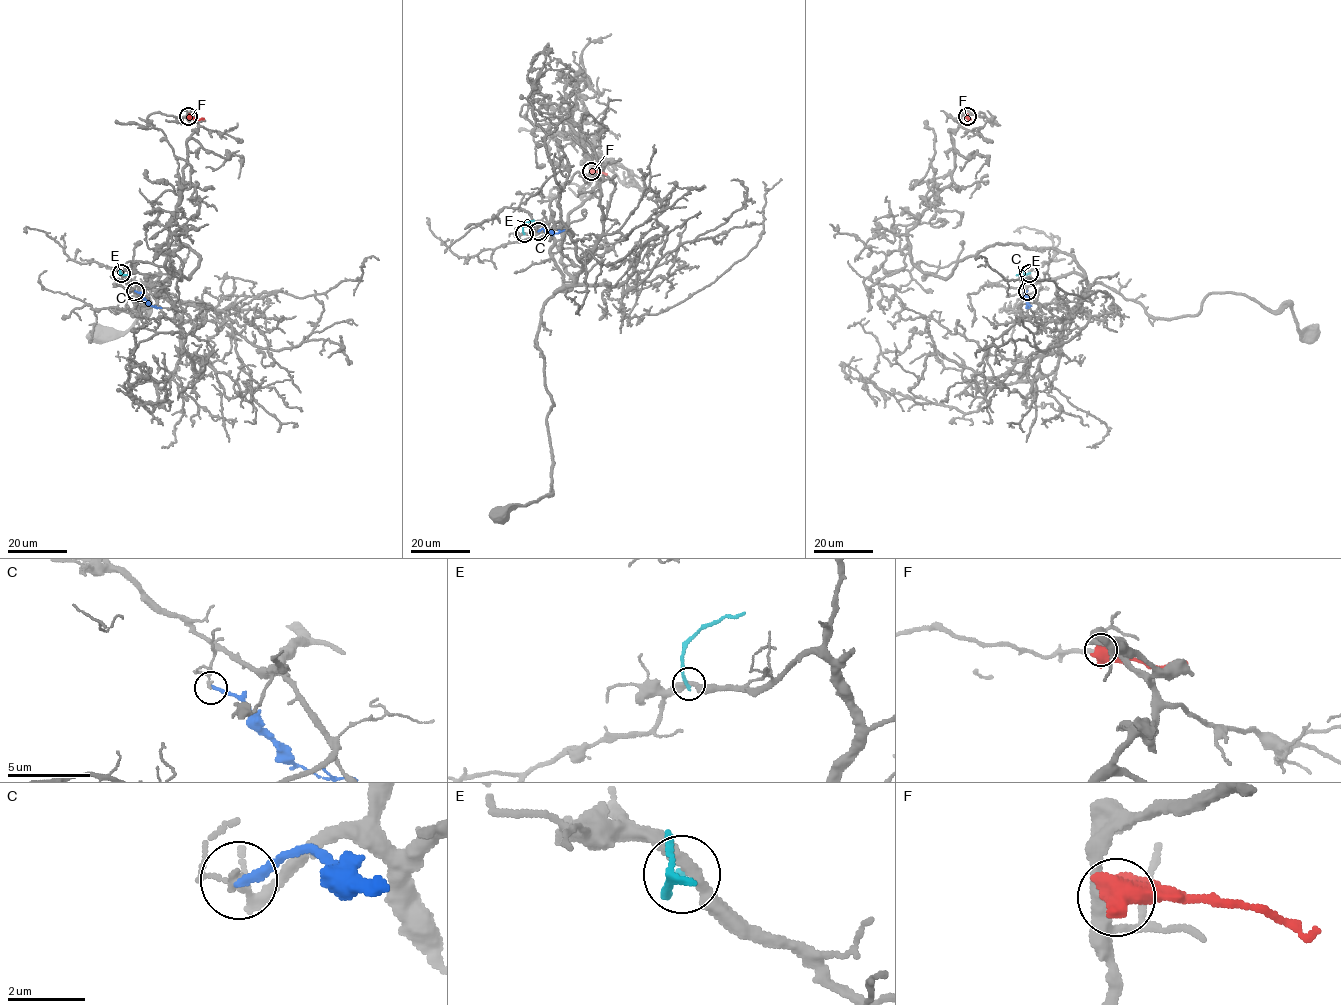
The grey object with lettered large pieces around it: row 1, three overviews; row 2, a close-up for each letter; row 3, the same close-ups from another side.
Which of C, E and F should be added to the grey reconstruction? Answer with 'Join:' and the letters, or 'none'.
Join: none

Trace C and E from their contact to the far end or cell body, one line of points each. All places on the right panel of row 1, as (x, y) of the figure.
C: (1026, 291), (1024, 294), (1029, 305), (1026, 308)
E: (1029, 273), (1016, 275)

